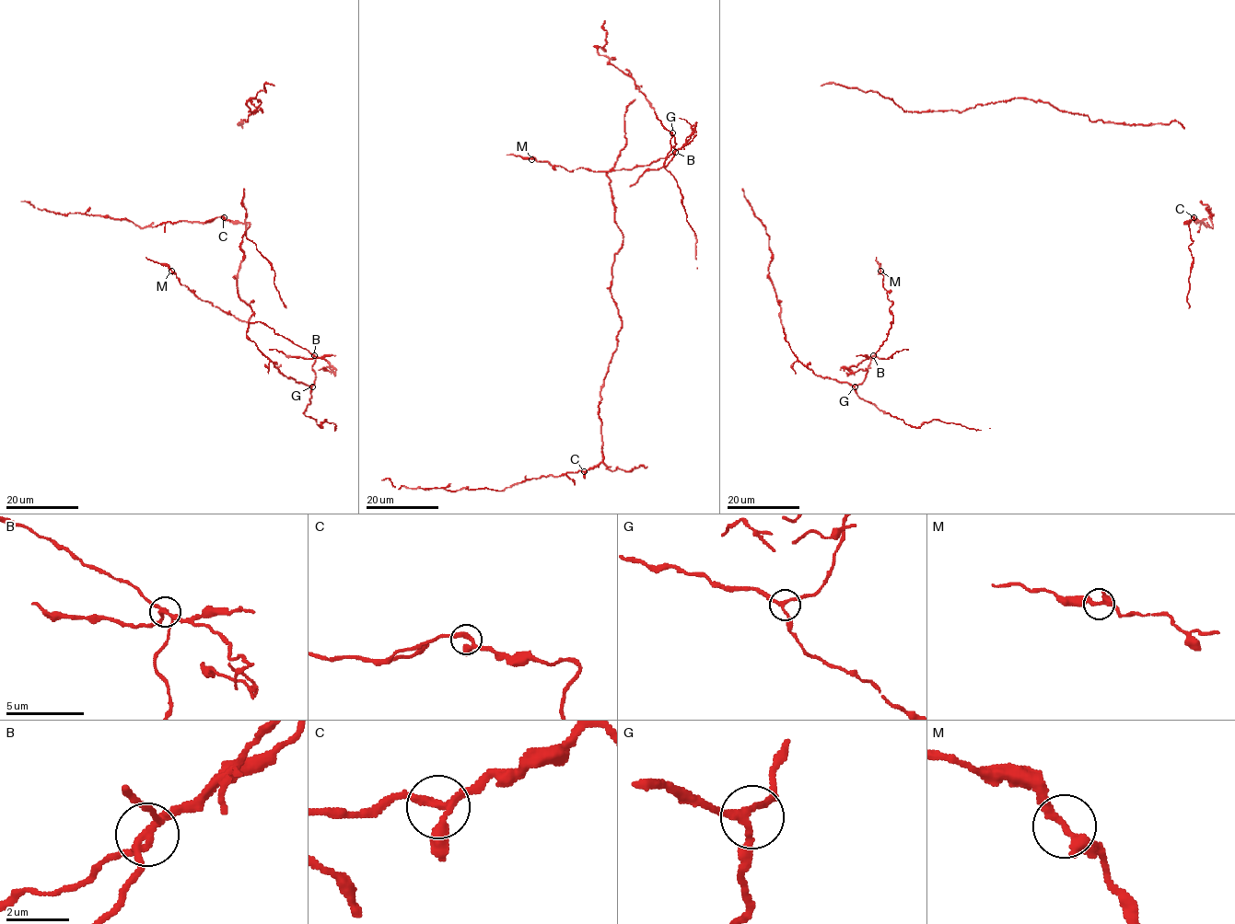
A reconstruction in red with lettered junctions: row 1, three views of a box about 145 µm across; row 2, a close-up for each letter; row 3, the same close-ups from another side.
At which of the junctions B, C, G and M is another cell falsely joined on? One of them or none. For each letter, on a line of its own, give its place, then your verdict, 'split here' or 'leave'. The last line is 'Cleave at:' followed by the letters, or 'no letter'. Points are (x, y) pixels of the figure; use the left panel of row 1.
B: at (314, 355); split here
C: at (224, 217); leave
G: at (312, 386); leave
M: at (171, 271); leave
Cleave at: B

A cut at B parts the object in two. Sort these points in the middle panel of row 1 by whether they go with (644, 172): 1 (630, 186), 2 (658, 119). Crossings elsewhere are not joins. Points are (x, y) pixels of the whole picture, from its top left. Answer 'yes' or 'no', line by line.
1: yes
2: no

